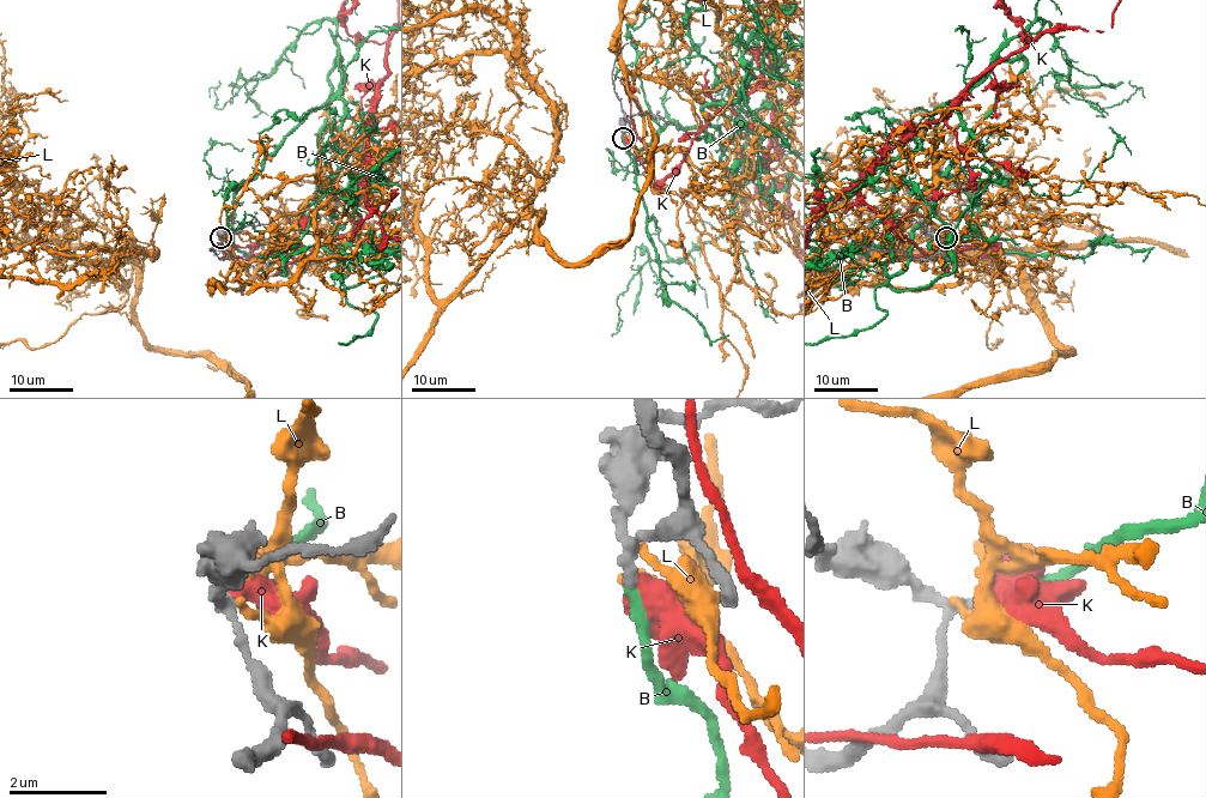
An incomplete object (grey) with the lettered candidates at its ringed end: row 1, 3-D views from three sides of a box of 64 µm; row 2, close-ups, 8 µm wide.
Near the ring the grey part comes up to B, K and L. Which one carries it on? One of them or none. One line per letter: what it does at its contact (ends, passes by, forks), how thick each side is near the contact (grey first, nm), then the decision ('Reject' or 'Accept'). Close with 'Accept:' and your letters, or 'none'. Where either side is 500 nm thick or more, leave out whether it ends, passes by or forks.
B: It ends there. Thickness 180 nm (grey) against 200 nm. Accept
K: Thickness 190 nm (grey) against 600 nm. Reject
L: It ends there. Thickness 240 nm (grey) against 160 nm. Reject
Accept: B

